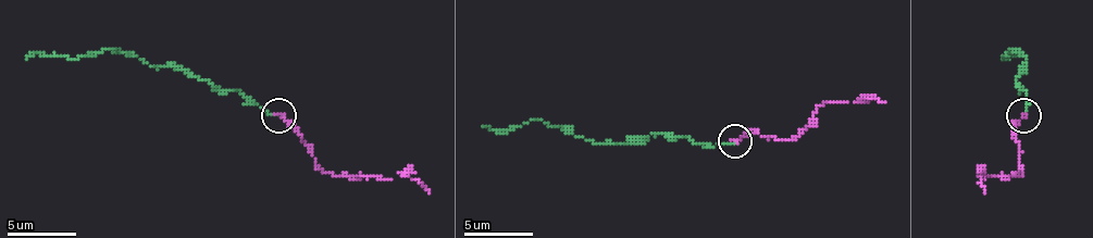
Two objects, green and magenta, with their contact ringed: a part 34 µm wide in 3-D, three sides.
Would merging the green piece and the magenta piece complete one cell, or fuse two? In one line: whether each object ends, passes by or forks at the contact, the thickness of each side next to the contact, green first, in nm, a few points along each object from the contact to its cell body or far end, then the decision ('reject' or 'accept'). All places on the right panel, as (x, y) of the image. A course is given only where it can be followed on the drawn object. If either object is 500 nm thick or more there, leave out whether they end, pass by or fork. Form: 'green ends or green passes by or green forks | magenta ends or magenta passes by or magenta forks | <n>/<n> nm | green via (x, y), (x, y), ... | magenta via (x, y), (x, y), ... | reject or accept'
green ends | magenta ends | 220/260 nm | green via (1026, 114), (1030, 100), (1019, 90), (1016, 79), (1026, 62), (1016, 49), (1002, 59), (1013, 52), (1009, 59) | magenta via (1022, 114), (1016, 138), (1022, 173), (1019, 176), (984, 176), (984, 179), (984, 173), (984, 193) | accept

